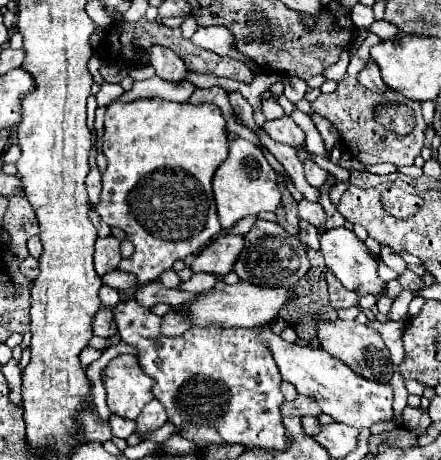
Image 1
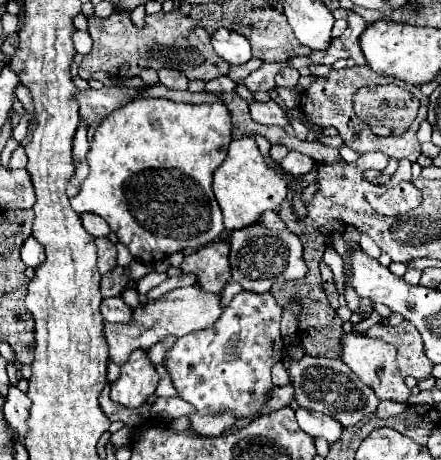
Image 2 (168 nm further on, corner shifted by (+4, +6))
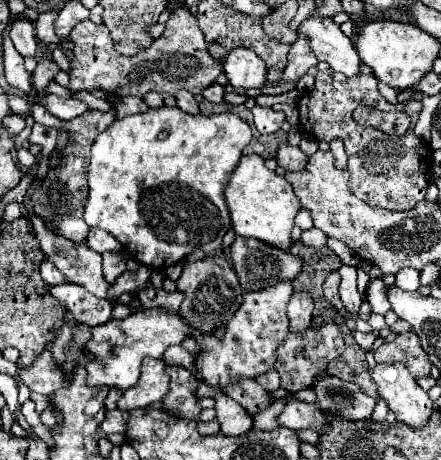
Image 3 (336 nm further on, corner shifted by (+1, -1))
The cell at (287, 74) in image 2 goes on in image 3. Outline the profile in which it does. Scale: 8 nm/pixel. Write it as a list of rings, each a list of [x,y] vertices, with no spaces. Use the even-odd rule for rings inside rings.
[[[298,34],[298,40],[292,44],[292,48],[288,52],[288,66],[284,70],[282,80],[284,82],[298,80],[298,78],[302,78],[308,72],[308,68],[312,68],[316,64],[318,64],[318,60],[310,52],[310,42],[306,40],[306,36]]]

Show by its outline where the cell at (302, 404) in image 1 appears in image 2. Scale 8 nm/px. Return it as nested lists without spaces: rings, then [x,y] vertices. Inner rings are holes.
[[[289,383],[289,385],[283,385],[283,387],[275,387],[275,389],[271,391],[271,397],[269,397],[265,409],[263,409],[261,413],[265,415],[265,413],[279,411],[279,409],[287,407],[287,405],[293,401],[293,397],[295,397],[295,391],[293,391],[293,385],[291,385],[291,383]]]

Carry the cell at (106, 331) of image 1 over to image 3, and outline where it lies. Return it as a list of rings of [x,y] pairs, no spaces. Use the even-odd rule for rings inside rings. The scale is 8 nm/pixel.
[[[162,308],[140,310],[124,320],[110,320],[102,326],[92,328],[92,338],[82,348],[82,352],[90,352],[90,356],[102,364],[102,372],[88,370],[90,388],[132,388],[140,376],[140,362],[146,356],[162,358],[164,350],[174,344],[180,344],[186,338],[186,334],[190,334],[190,326],[186,324],[186,320],[180,314],[170,314]]]

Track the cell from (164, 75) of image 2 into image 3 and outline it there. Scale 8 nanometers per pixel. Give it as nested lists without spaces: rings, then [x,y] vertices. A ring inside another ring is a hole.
[[[178,92],[176,94],[176,102],[178,102],[178,108],[182,112],[190,112],[190,114],[200,114],[200,108],[198,108],[198,102],[194,100],[194,96],[190,92]]]

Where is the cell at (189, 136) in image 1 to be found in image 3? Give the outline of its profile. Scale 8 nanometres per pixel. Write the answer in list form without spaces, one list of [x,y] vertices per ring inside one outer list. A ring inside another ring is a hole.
[[[162,106],[144,114],[116,118],[92,144],[88,166],[90,196],[84,208],[84,220],[90,228],[110,232],[124,244],[134,260],[152,268],[168,268],[184,260],[194,250],[212,254],[222,246],[222,238],[230,228],[230,212],[224,198],[228,178],[242,158],[242,150],[252,140],[252,128],[236,114],[190,116],[180,108]]]

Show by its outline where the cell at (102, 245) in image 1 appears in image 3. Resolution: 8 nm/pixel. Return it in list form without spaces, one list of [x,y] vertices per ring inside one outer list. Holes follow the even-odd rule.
[[[104,252],[104,276],[110,284],[116,282],[116,278],[126,270],[126,260],[118,252]]]

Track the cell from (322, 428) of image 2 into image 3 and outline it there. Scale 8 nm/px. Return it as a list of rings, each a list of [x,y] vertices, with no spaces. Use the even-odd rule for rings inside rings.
[[[292,394],[286,396],[288,402],[282,410],[282,414],[278,416],[278,424],[292,428],[292,430],[304,430],[304,428],[312,428],[312,430],[322,430],[326,426],[326,420],[322,416],[322,412],[314,406],[314,404],[306,404],[296,400]]]

